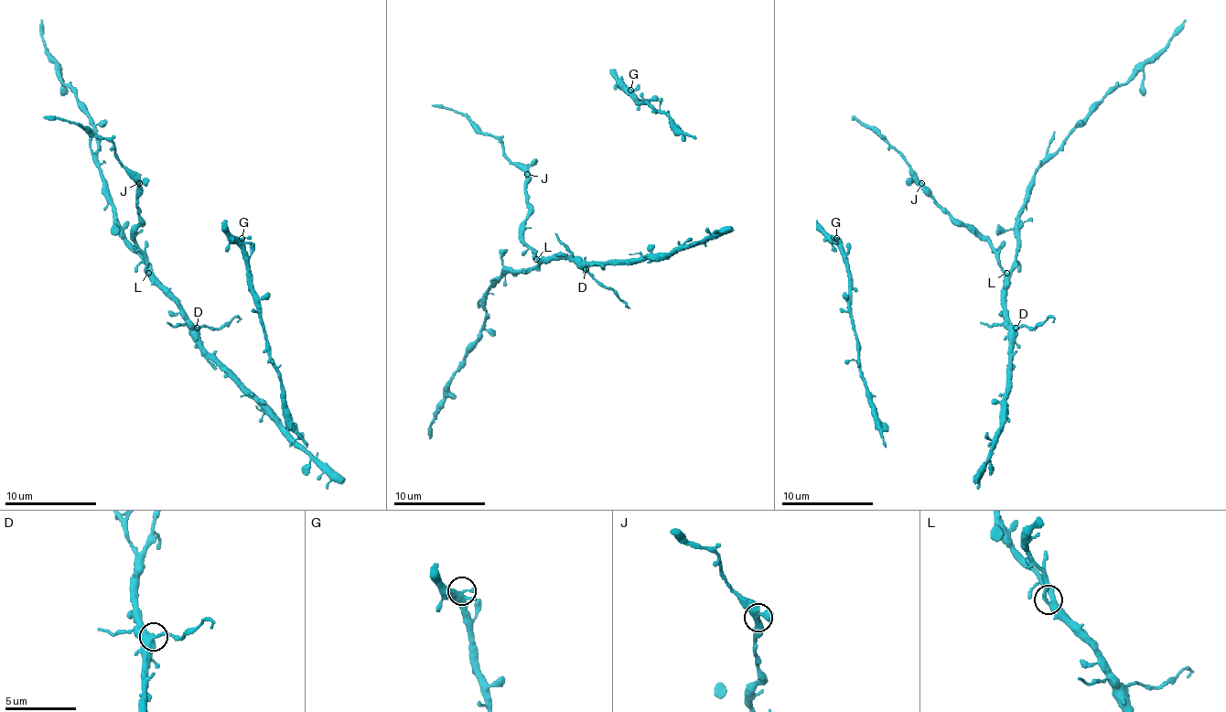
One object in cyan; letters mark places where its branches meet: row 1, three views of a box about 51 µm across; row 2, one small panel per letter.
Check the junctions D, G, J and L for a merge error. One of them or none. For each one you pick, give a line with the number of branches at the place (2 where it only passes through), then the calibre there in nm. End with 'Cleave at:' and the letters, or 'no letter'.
D: branches 3; calibre 400 nm
Cleave at: D

